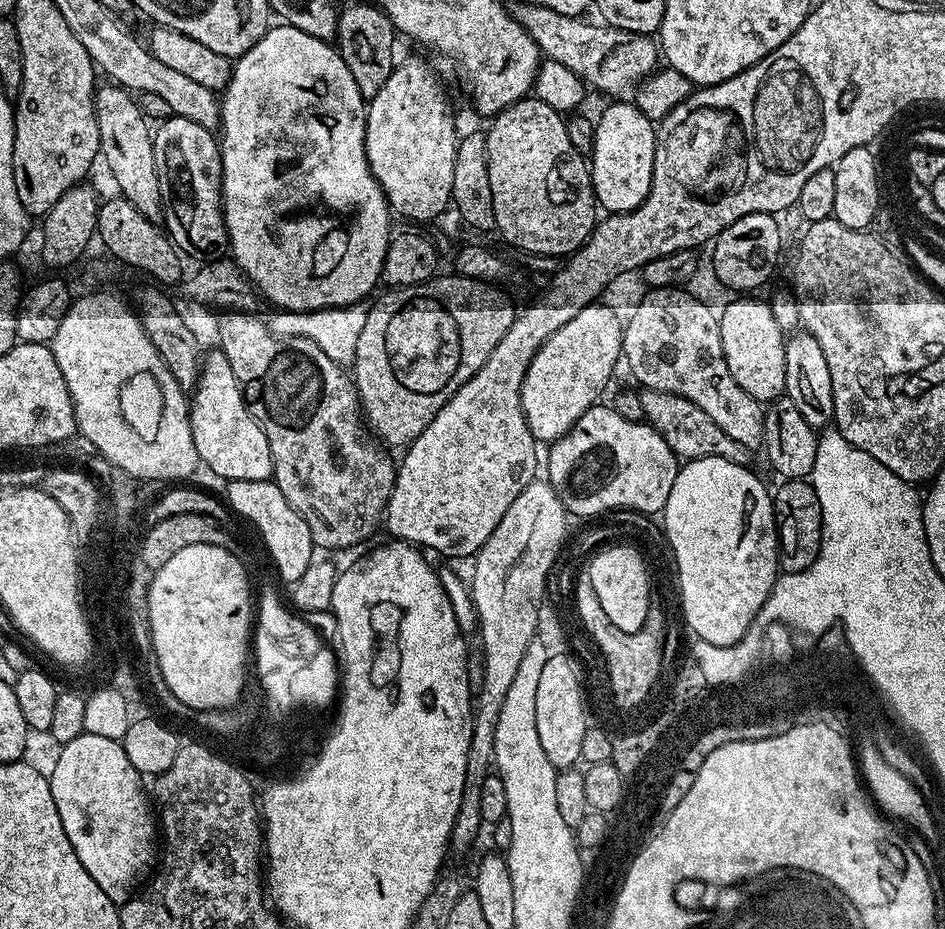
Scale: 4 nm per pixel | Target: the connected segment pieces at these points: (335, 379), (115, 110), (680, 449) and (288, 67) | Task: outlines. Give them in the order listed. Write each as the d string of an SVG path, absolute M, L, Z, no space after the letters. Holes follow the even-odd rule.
M228 310L223 313L220 320L220 344L219 351L226 354L230 362L230 370L234 370L234 378L240 387L240 393L244 395L244 405L248 408L248 413L258 422L262 434L266 434L266 442L270 442L270 458L272 459L271 479L282 490L286 502L304 519L306 526L310 526L313 545L320 548L352 548L355 544L360 544L363 540L368 540L376 532L376 527L381 527L388 510L388 499L390 494L396 489L396 473L398 471L397 461L391 460L385 449L371 435L366 433L365 425L362 423L362 409L360 398L356 394L356 385L349 373L341 365L332 361L326 356L325 351L306 337L276 337L267 329L263 319L259 315L249 314L247 311Z
M101 83L96 89L96 121L102 164L104 160L109 174L116 179L116 184L120 187L117 188L119 195L131 202L134 210L142 214L142 218L159 225L162 220L162 209L160 179L152 145L154 132L139 106L137 97L116 83Z
M653 388L643 389L639 395L645 421L651 424L654 430L658 430L658 434L662 434L666 446L670 446L670 450L681 461L721 456L735 464L748 466L753 463L751 461L753 453L750 449L742 446L742 442L734 442L734 438L723 433L714 422L714 418L710 418L710 414L706 414L706 410L694 406L694 402L690 402L678 394L670 394Z
M280 22L277 25L277 28L276 25L269 27L262 39L250 46L250 50L246 50L246 54L239 56L232 64L232 76L222 91L222 127L218 132L218 143L224 174L220 177L220 195L224 205L224 225L228 231L230 256L255 291L272 303L270 305L273 309L285 312L314 312L324 308L359 304L376 283L381 283L384 250L390 239L388 200L379 182L370 178L367 154L364 152L366 101L358 90L358 82L354 82L350 70L346 70L346 62L342 62L339 51L329 41L312 37L290 24ZM260 160L268 160L268 168L276 168L276 172L280 172L280 176L264 176L264 180L272 180L272 184L260 184ZM284 212L288 212L292 220L272 220L272 216L284 216Z

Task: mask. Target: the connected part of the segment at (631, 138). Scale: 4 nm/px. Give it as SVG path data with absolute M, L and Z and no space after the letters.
M612 102L600 120L595 121L596 137L590 157L590 171L592 174L592 189L596 191L596 203L601 209L605 208L608 214L623 214L633 212L644 203L645 198L652 189L652 175L654 174L654 158L656 157L656 130L657 125L642 110L636 108L635 103L618 104L622 102Z

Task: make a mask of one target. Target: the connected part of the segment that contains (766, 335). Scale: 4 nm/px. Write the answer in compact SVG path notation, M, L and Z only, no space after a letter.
M763 299L728 302L729 300L723 305L724 312L719 313L720 333L726 366L730 366L734 382L738 382L738 386L742 386L742 390L746 390L746 394L755 400L771 402L781 399L785 395L786 386L786 333L778 330L778 322L774 322L771 306Z

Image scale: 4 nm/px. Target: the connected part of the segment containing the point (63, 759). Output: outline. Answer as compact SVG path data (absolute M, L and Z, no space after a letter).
M85 731L63 746L50 778L62 830L66 830L78 862L86 866L86 874L116 905L124 905L137 891L140 875L158 856L158 820L155 815L152 817L154 808L148 805L150 796L144 793L145 781L130 766L121 741Z

